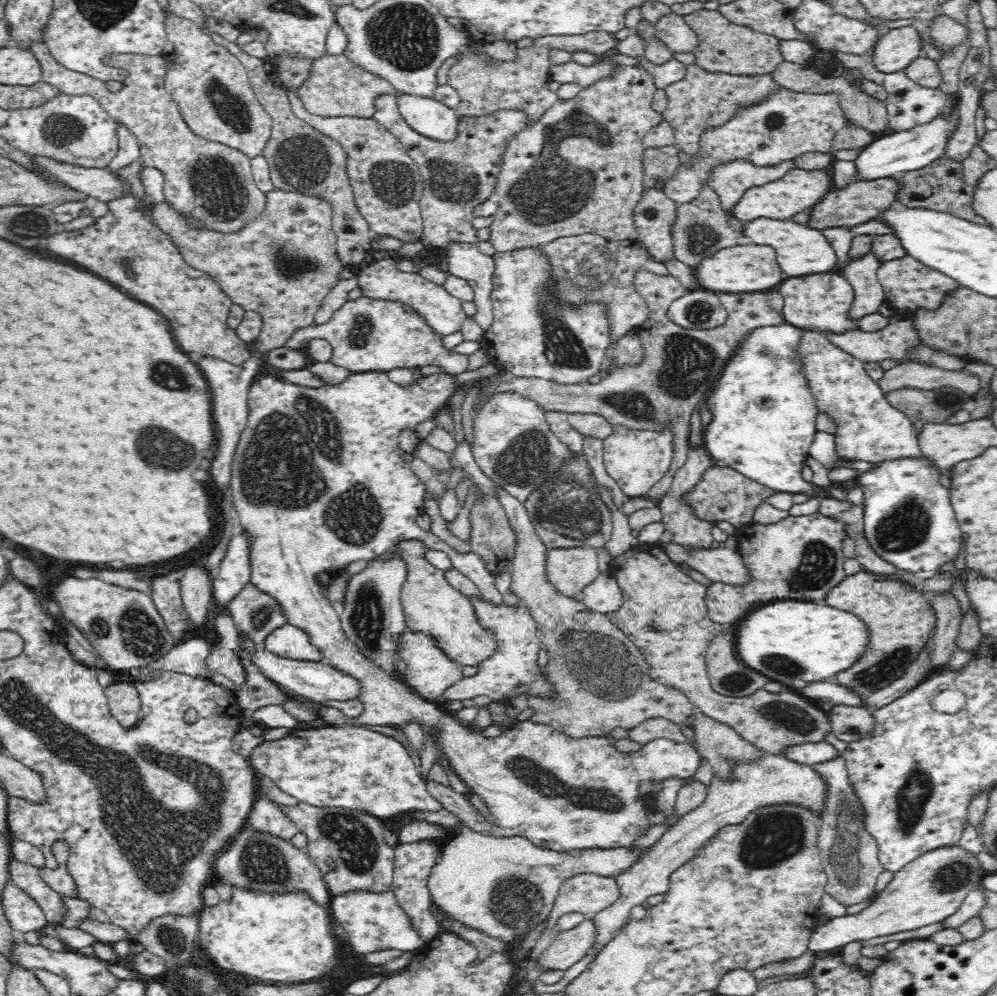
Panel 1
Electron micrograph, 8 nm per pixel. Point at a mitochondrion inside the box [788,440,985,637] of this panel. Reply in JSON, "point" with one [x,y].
{"point":[907,526]}

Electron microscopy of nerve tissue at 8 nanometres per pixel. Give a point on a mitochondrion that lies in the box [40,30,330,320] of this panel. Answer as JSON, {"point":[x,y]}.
{"point":[215,181]}

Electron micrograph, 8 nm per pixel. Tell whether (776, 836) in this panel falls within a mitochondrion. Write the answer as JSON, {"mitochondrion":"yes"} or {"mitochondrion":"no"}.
{"mitochondrion":"yes"}

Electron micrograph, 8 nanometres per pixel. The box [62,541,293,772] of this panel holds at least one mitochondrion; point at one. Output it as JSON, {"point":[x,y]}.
{"point":[138,632]}

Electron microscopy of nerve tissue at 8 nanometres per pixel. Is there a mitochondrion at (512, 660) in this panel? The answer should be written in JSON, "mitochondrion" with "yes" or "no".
{"mitochondrion":"no"}

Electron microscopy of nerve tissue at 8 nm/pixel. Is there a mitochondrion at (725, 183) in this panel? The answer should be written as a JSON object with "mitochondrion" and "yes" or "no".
{"mitochondrion":"no"}

